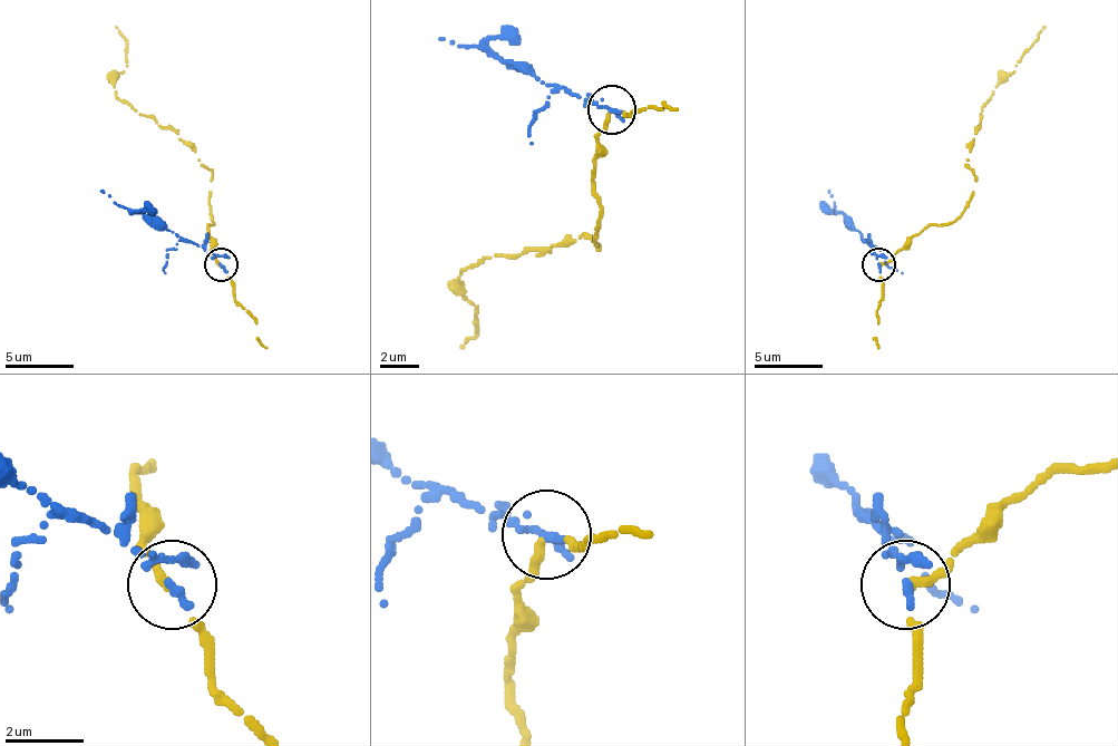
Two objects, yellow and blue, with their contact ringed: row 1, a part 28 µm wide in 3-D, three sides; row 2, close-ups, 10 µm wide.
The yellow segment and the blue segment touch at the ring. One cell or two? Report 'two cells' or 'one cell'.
two cells

